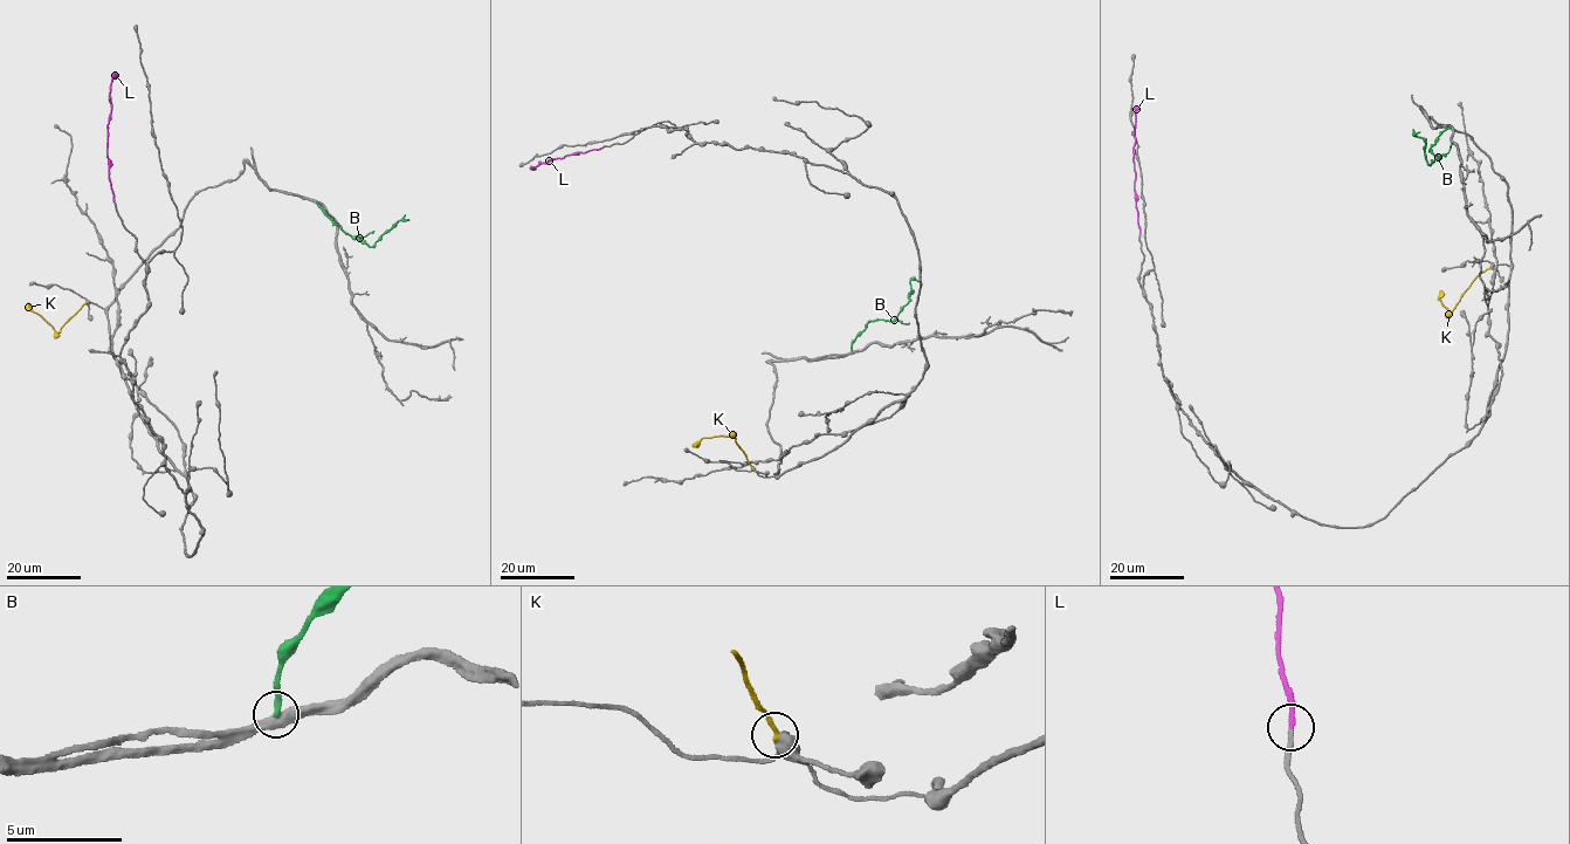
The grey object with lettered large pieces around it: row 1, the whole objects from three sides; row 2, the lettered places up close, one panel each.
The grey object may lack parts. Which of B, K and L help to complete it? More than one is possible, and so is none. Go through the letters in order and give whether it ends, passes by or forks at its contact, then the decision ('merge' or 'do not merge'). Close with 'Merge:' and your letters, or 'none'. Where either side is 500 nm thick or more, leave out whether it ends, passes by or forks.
B: it ends; do not merge
K: do not merge
L: it ends; merge
Merge: L

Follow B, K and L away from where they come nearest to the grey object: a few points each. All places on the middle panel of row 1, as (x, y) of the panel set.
B: (852, 351), (854, 340), (867, 323), (897, 316), (908, 302), (910, 281), (918, 282)
K: (751, 467), (734, 436), (703, 438), (691, 445)
L: (600, 148), (548, 159), (531, 167), (534, 170)

